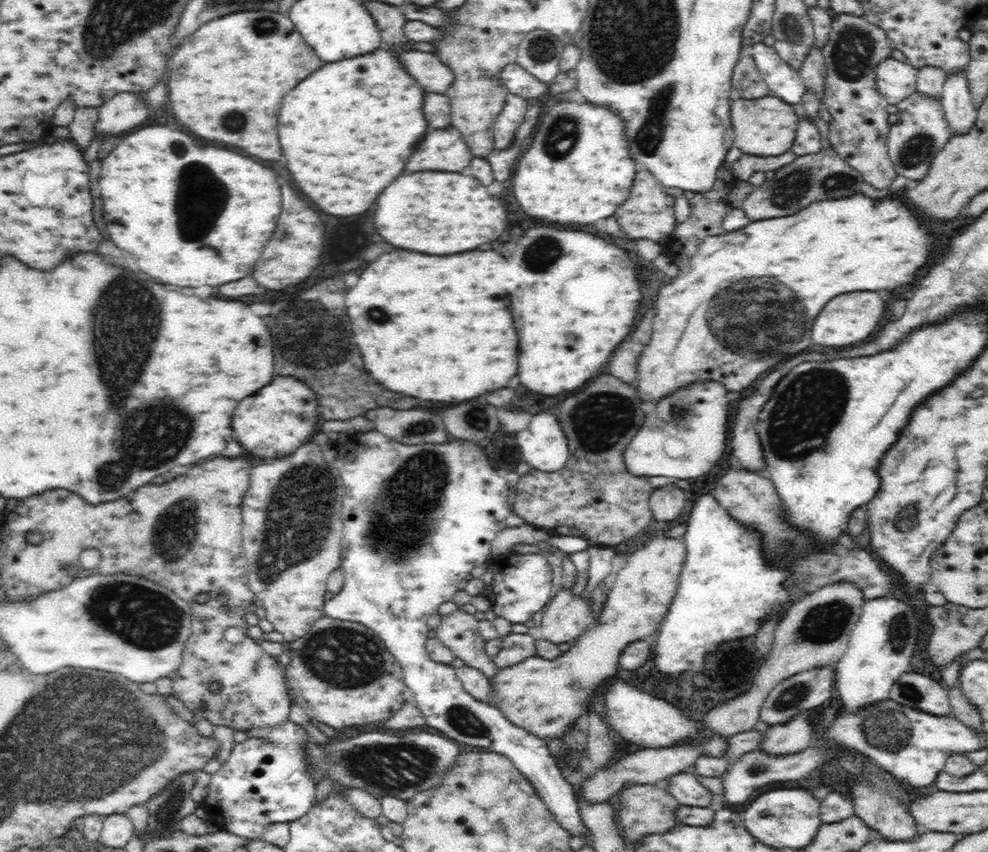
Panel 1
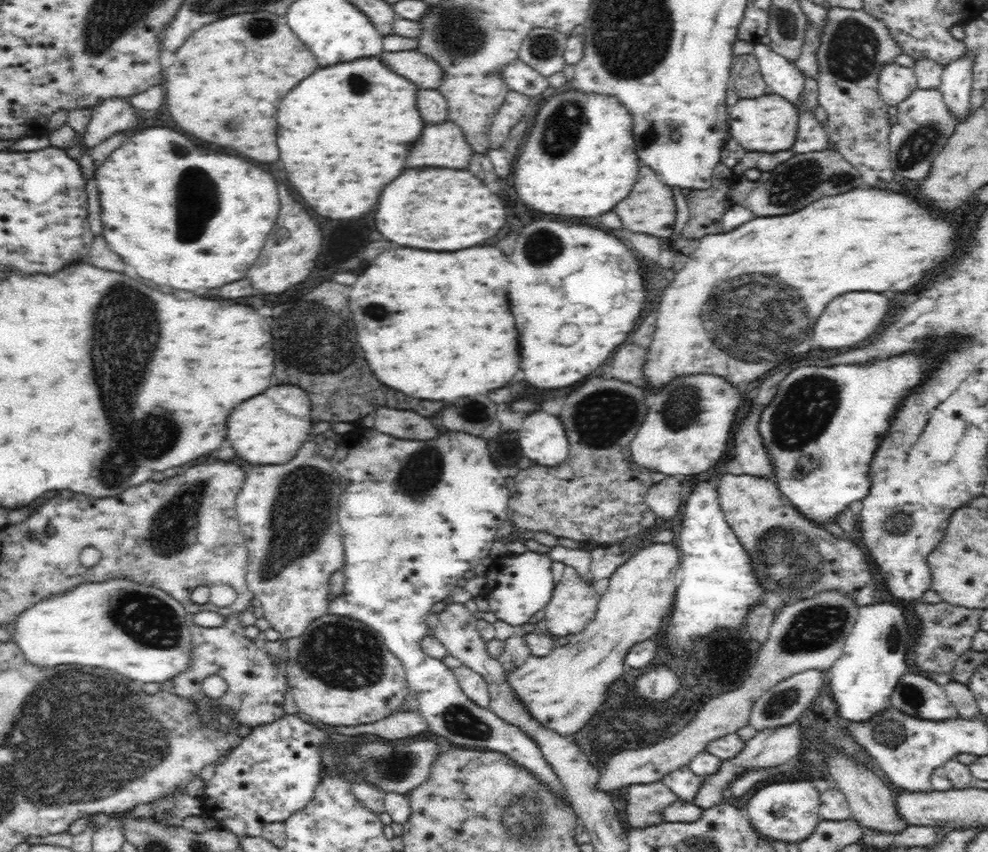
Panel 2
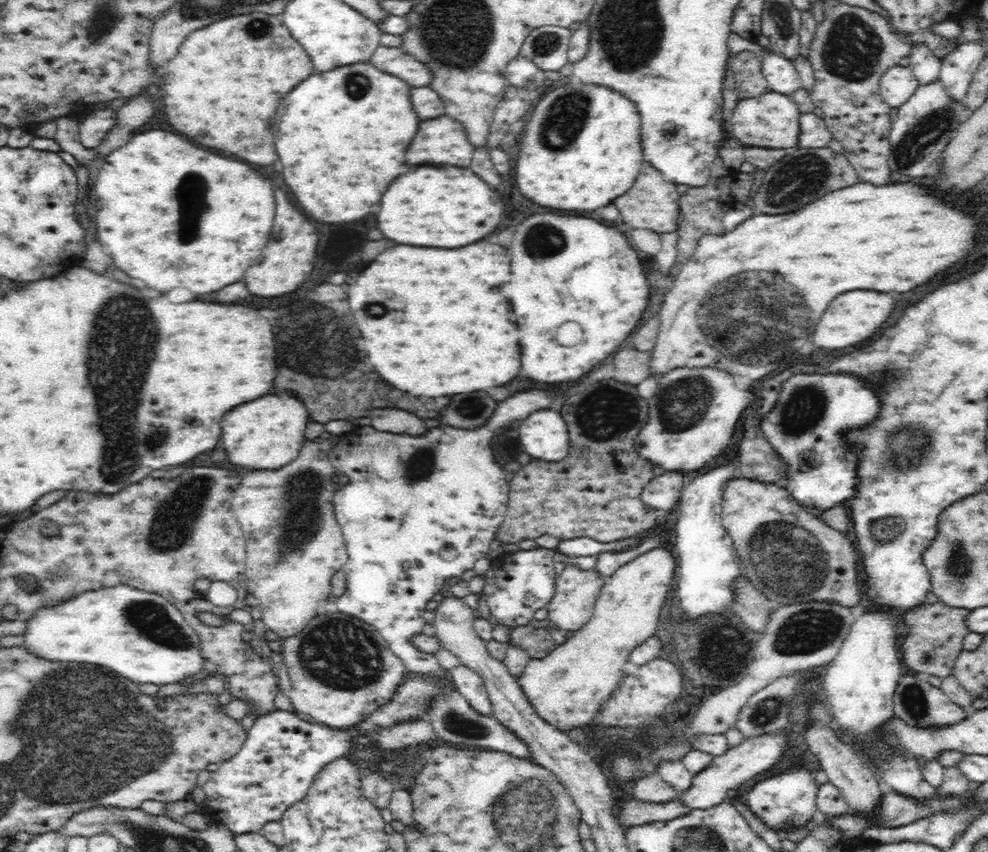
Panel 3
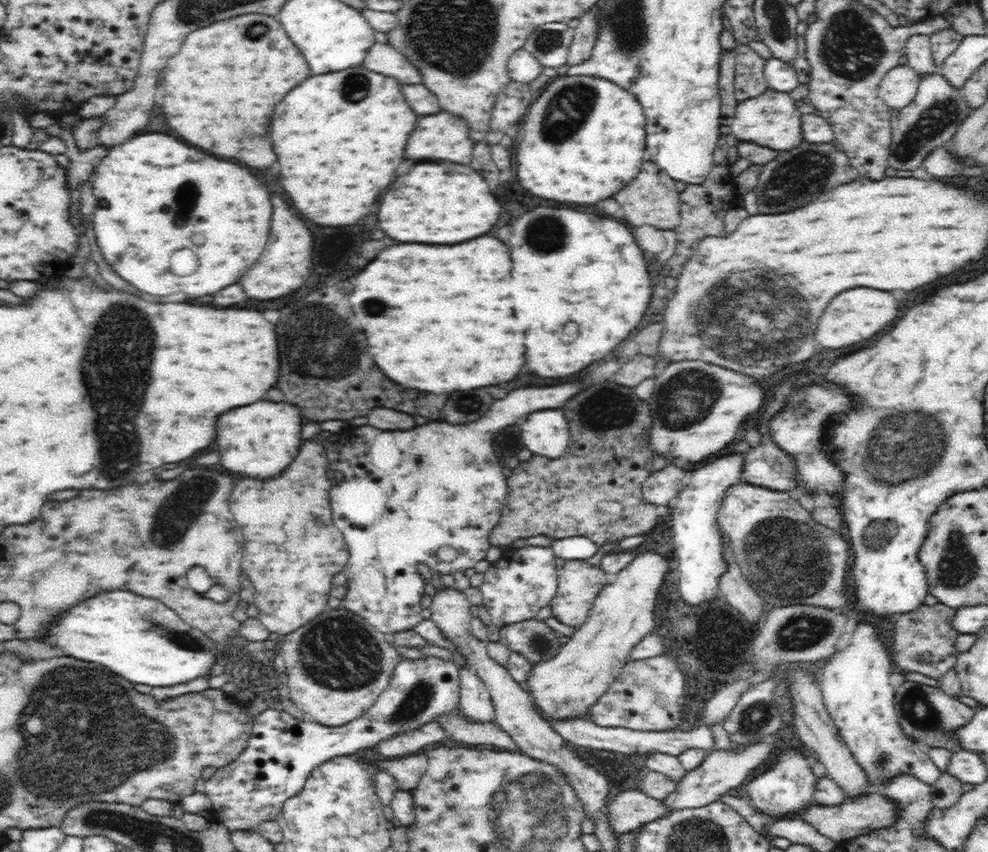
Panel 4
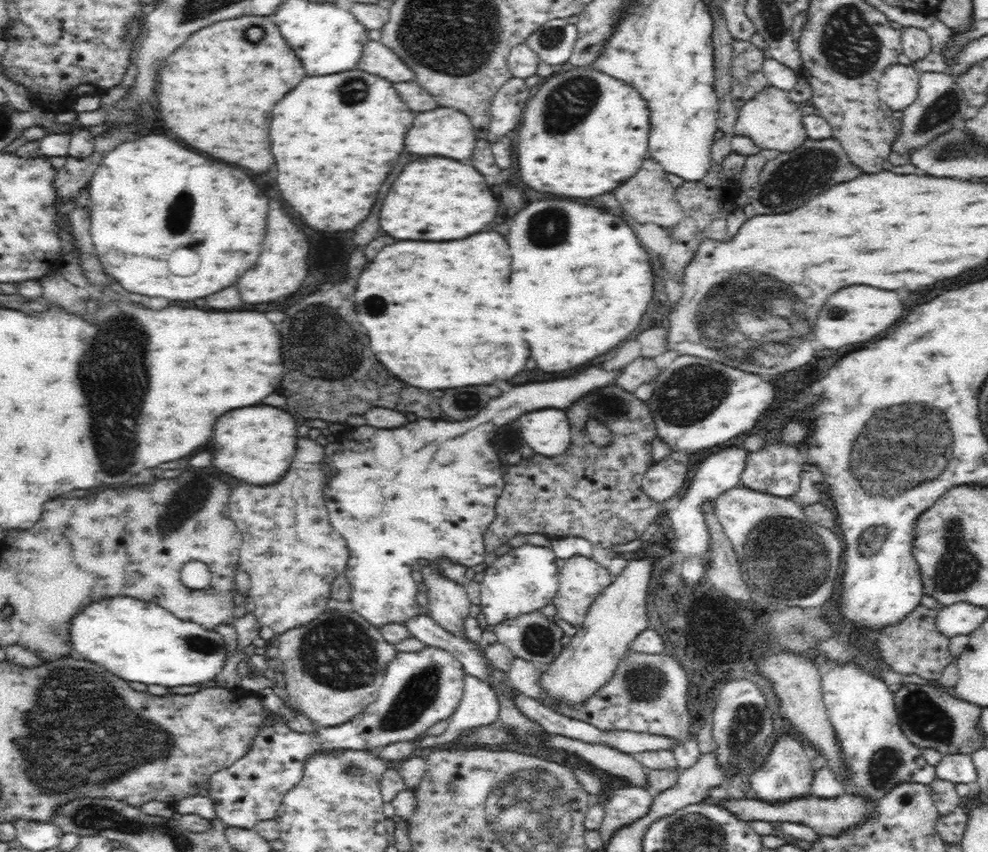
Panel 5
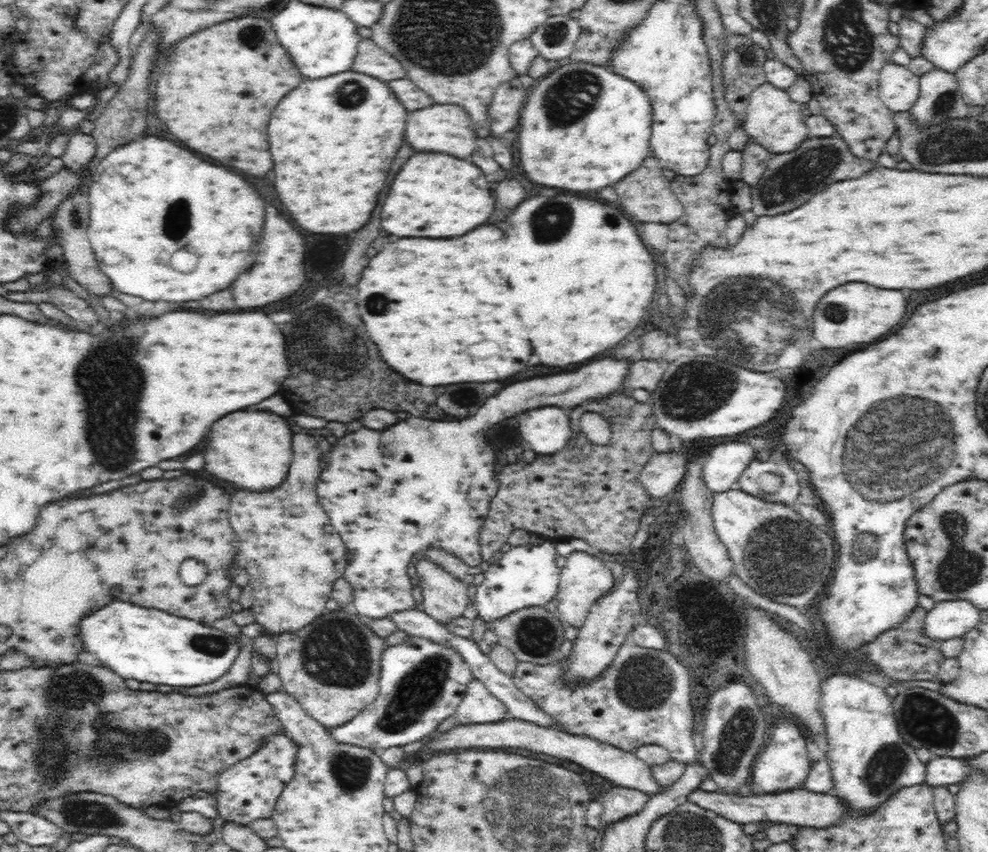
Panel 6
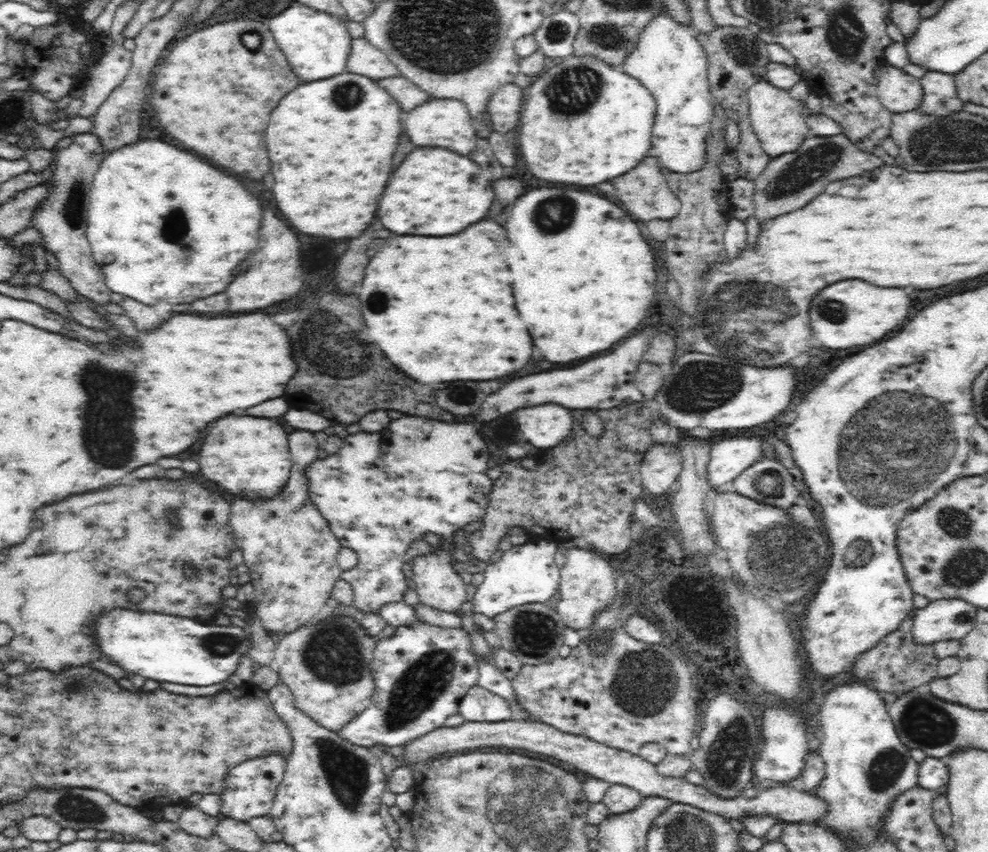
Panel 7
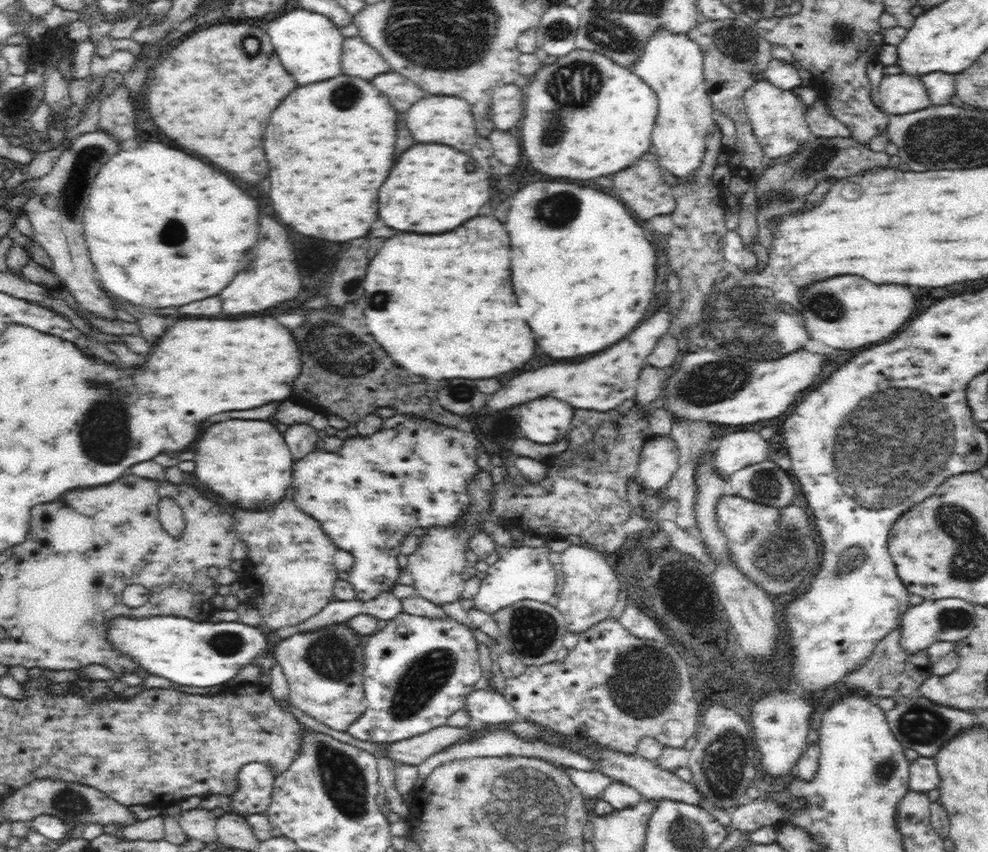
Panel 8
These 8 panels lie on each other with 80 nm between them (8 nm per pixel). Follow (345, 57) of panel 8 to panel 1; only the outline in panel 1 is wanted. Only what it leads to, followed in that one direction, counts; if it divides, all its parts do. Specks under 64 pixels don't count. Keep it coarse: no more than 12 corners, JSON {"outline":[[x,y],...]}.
{"outline":[[400,50],[426,93],[445,94],[454,73],[434,53]]}

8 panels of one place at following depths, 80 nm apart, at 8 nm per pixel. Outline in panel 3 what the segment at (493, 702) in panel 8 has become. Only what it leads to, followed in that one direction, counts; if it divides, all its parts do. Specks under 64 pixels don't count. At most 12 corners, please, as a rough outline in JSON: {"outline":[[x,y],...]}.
{"outline":[[462,664],[450,670],[457,691],[476,712],[493,716],[481,676]]}

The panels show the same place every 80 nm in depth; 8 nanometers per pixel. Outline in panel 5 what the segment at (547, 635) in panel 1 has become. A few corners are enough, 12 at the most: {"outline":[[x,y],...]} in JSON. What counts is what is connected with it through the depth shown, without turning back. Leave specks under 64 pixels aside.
{"outline":[[592,557],[566,559],[552,600],[557,617],[579,627],[610,586]]}

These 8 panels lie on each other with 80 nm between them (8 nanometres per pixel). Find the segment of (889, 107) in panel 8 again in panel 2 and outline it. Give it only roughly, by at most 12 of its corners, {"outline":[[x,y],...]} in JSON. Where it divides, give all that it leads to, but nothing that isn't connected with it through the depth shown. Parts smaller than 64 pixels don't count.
{"outline":[[913,68],[880,70],[878,92],[889,107],[916,89]]}

